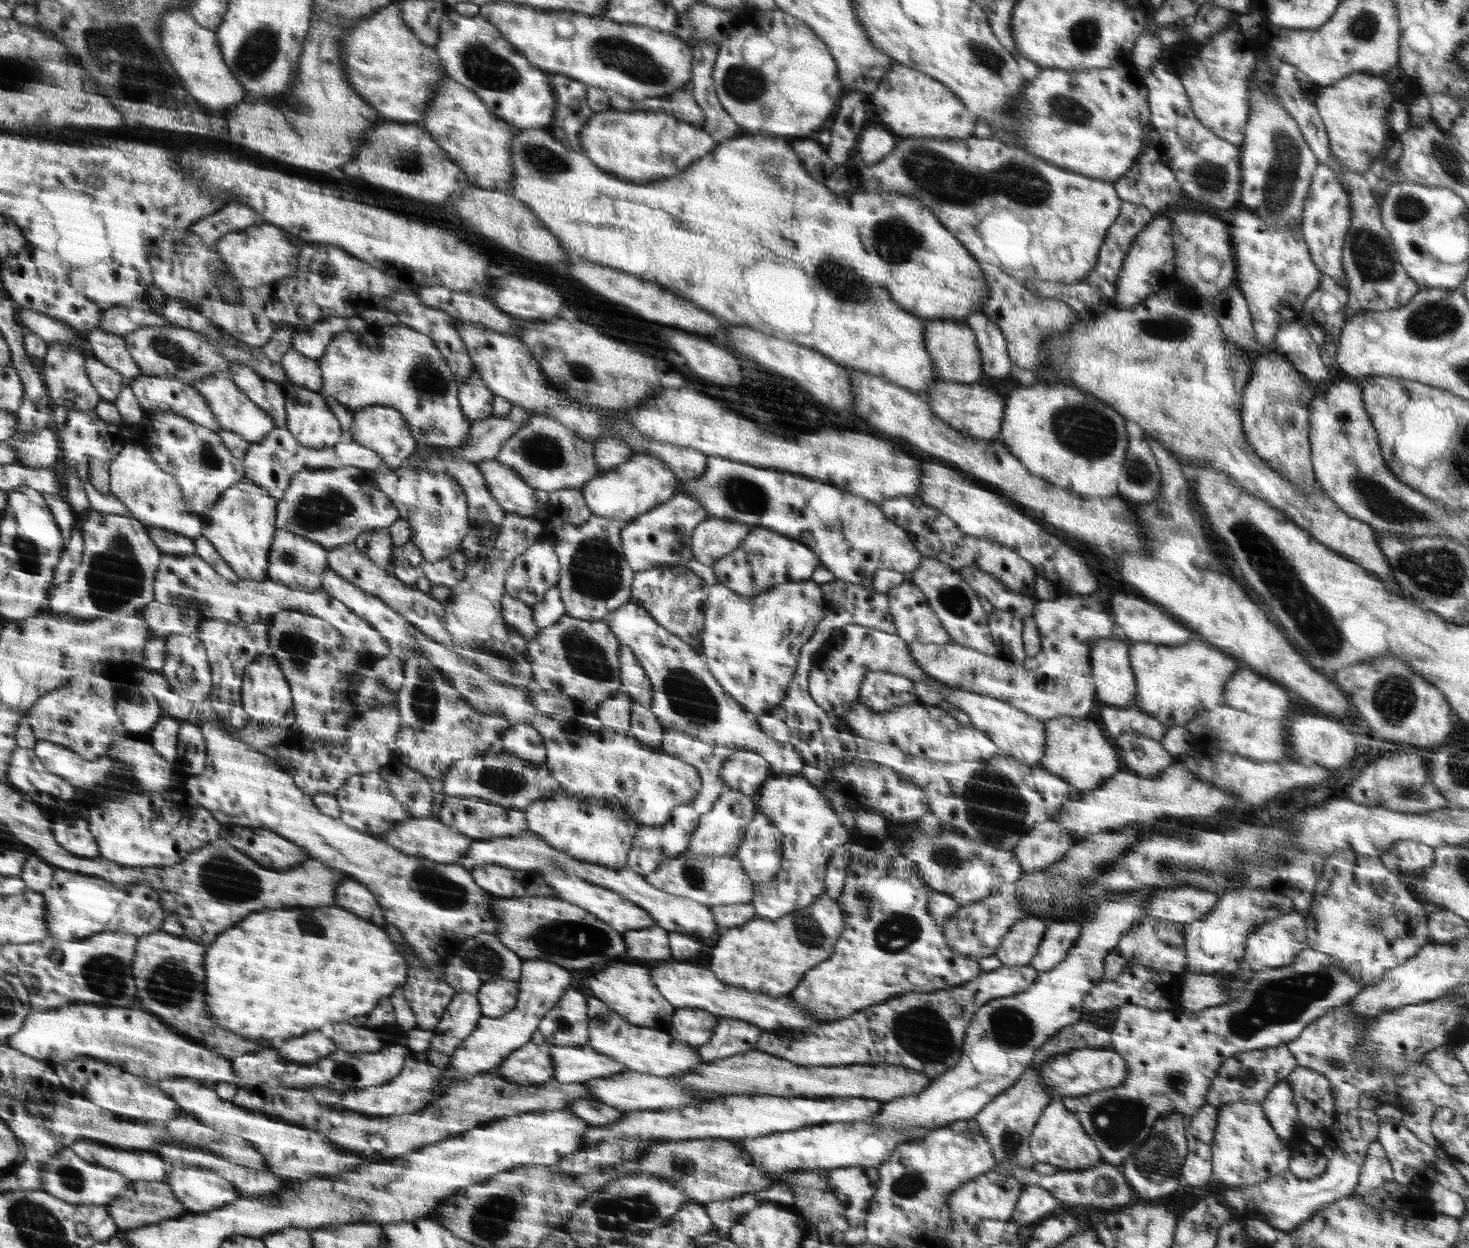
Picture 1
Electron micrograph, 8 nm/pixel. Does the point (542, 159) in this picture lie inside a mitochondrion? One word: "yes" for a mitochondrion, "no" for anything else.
yes

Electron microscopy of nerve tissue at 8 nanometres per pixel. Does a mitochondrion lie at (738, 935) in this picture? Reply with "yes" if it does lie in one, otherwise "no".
no

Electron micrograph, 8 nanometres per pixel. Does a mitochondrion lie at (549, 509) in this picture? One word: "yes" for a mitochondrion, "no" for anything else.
no

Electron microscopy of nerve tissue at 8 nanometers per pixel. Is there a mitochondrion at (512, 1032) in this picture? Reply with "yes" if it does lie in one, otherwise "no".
no

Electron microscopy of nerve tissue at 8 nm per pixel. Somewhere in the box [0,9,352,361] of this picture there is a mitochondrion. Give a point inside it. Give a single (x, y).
(123, 52)

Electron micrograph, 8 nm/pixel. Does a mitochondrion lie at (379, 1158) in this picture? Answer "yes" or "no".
no

